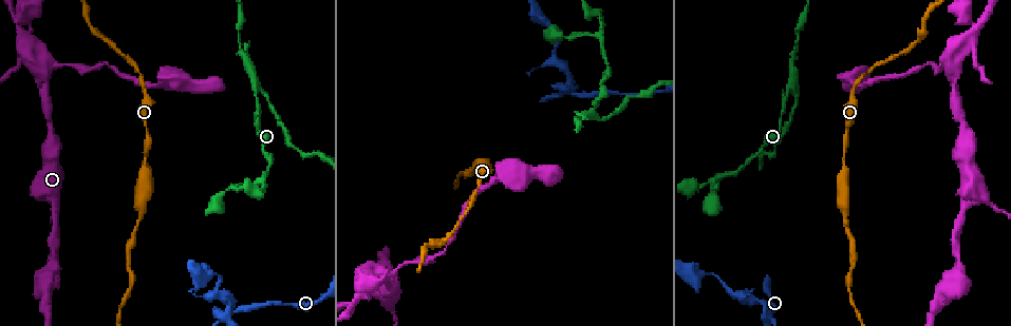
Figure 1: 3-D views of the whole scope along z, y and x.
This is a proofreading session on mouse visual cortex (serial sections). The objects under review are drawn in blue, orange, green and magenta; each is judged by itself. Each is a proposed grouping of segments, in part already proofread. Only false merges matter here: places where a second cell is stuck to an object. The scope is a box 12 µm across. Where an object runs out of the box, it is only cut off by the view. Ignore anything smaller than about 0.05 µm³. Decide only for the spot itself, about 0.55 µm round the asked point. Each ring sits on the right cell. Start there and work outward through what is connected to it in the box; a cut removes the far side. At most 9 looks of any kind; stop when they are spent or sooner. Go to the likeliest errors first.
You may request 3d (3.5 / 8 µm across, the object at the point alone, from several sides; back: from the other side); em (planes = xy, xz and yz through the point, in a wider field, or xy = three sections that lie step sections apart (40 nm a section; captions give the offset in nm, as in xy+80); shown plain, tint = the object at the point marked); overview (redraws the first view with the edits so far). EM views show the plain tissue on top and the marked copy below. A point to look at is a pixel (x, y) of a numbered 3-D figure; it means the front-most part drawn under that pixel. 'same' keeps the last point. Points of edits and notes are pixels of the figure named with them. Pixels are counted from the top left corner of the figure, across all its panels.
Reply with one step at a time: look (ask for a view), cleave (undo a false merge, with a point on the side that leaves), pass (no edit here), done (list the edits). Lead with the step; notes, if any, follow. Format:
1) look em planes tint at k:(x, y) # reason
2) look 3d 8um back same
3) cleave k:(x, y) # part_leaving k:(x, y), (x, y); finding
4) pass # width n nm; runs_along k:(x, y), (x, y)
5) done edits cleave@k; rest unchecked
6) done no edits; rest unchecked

look 3d 3.5um at 1:(258, 89) # side arm on a straight run

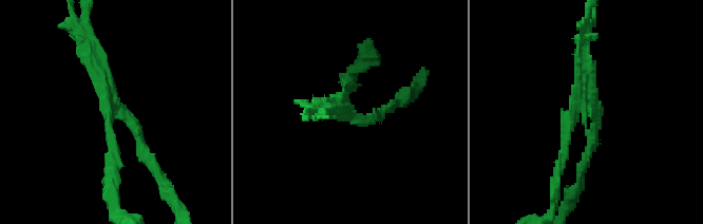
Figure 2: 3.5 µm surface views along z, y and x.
look em xy step 2 tint at 2:(576, 110) # now the EM

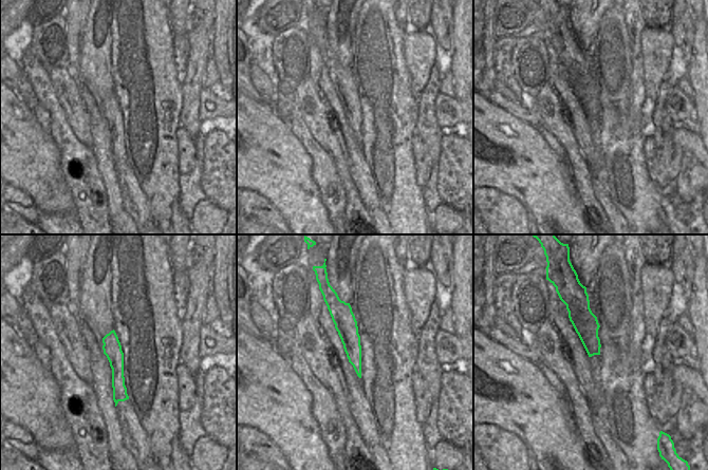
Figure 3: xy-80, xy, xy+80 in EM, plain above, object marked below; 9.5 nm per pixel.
look em xy step 5 tint same

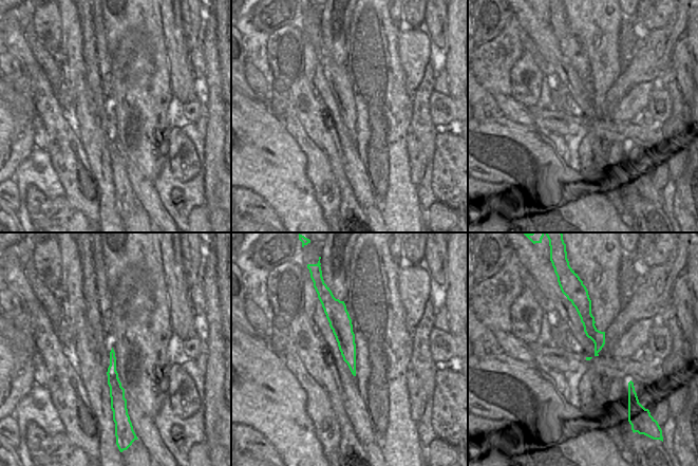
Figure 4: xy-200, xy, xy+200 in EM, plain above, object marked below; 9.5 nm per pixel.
cleave 2:(590, 141) # two cells meet here

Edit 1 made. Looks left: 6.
look 3d 3.5um at 1:(230, 315) # a narrow waist

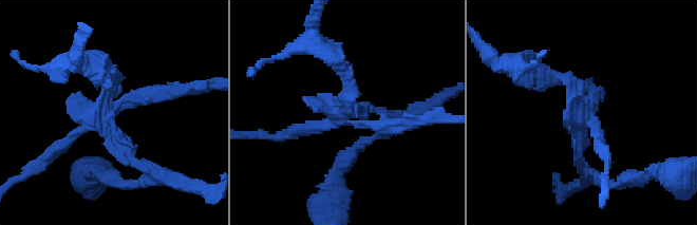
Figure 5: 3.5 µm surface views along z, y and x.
look em xy step 3 tint at 5:(109, 112)

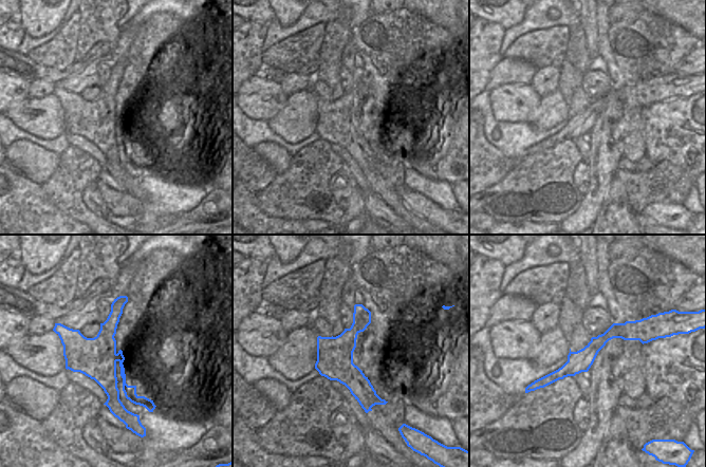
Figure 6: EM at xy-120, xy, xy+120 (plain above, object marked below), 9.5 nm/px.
cleave 5:(350, 97) # part_leaving 5:(344, 116), (347, 78), (322, 49); a second cell is stuck on

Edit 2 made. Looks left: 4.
look 3d 3.5um at 1:(140, 74) # sudden change in width

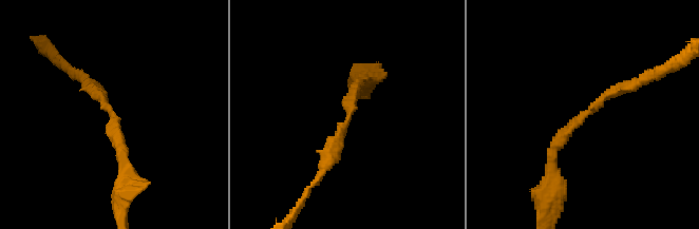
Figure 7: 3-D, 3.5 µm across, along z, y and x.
pass # arm_widths 150, 200 nm; runs_along 7:(121, 169), (112, 113), (86, 81); one cell here

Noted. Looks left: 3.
look 3d 3.5um at 1:(365, 294) # thick turns thin

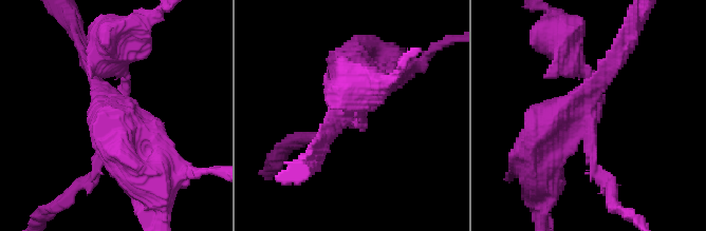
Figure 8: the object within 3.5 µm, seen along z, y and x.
look em xy step 3 tint at 8:(587, 106) # arms 4; arm_widths 200, 200, 250, 500 nm; shape alone is not enough

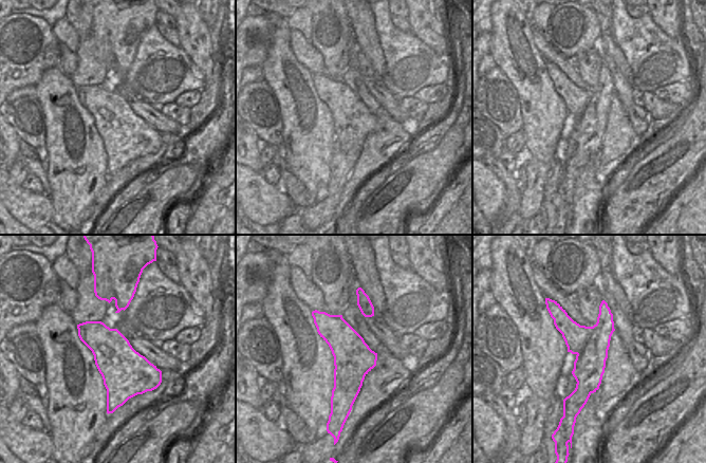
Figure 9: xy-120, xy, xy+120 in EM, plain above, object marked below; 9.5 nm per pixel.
cleave 8:(573, 61) # border 9:(574, 367), (587, 385), (598, 386); two cells meet here

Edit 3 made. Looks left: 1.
done edits cleave@2, cleave@5, cleave@8; rest unchecked

